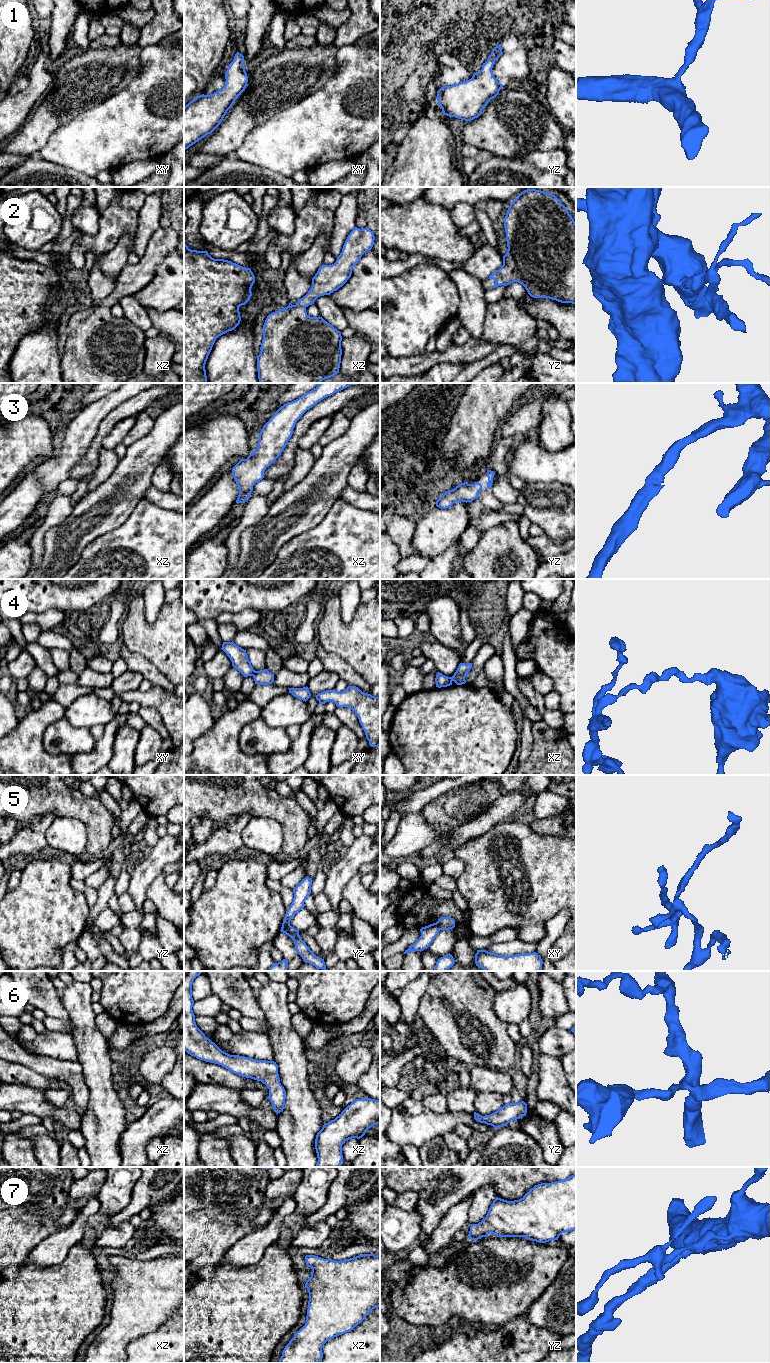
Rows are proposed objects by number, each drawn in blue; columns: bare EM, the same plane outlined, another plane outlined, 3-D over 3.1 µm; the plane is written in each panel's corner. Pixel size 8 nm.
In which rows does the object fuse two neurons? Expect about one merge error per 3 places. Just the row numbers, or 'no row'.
4, 5

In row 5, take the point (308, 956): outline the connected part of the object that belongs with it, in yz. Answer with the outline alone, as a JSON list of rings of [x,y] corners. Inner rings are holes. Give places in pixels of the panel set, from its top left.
[[[291,925],[282,926],[281,932],[285,933],[289,937],[291,937],[294,941],[297,953],[302,957],[303,961],[309,964],[312,964],[318,969],[326,970],[326,965],[324,959],[316,956],[306,945],[306,943],[302,940],[299,935],[299,930],[296,930]]]

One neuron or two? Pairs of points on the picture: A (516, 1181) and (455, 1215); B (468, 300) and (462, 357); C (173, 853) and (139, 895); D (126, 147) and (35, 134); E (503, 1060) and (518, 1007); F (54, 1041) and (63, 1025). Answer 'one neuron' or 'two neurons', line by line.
A: two neurons
B: two neurons
C: one neuron
D: two neurons
E: two neurons
F: two neurons

